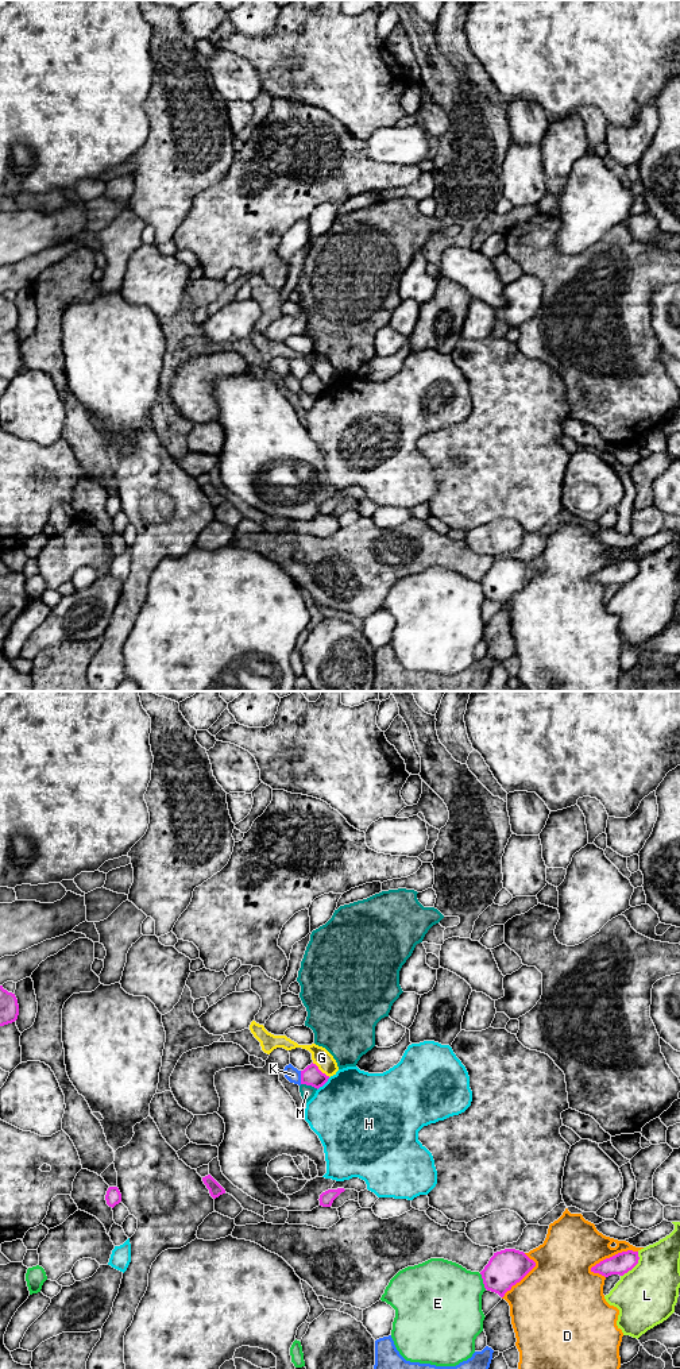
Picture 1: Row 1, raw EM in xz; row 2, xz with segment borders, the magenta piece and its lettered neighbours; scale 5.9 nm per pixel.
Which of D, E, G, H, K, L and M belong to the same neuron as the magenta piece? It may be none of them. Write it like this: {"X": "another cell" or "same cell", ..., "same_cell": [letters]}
{"D": "another cell", "E": "another cell", "G": "another cell", "H": "another cell", "K": "another cell", "L": "another cell", "M": "another cell", "same_cell": []}

